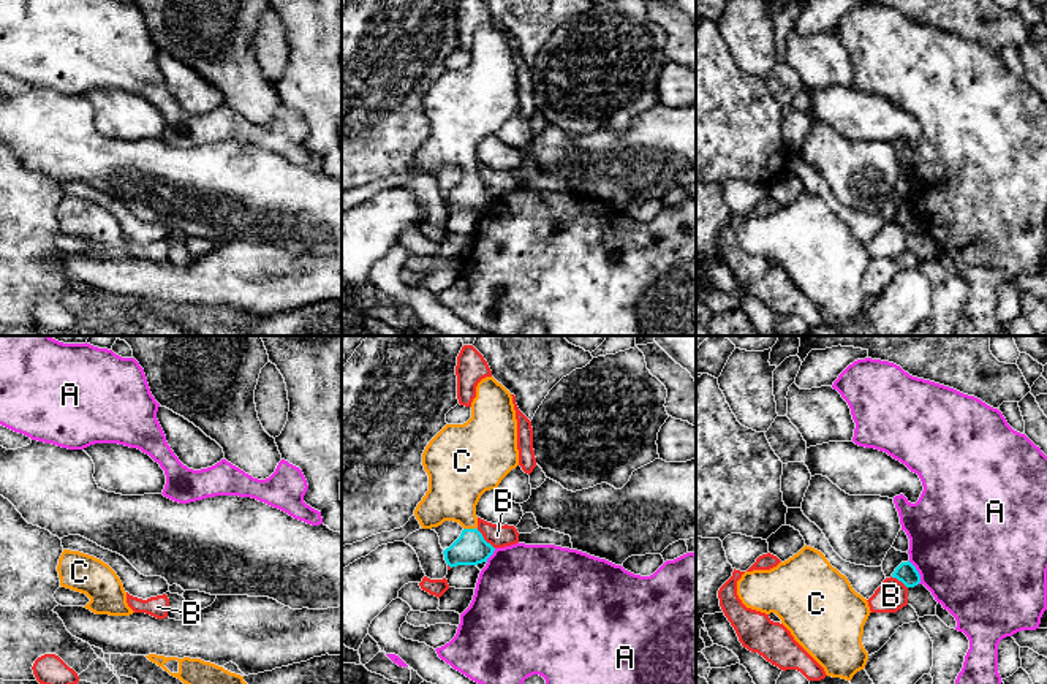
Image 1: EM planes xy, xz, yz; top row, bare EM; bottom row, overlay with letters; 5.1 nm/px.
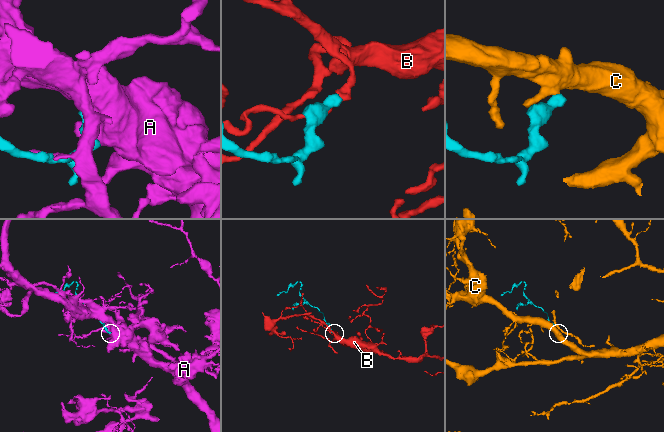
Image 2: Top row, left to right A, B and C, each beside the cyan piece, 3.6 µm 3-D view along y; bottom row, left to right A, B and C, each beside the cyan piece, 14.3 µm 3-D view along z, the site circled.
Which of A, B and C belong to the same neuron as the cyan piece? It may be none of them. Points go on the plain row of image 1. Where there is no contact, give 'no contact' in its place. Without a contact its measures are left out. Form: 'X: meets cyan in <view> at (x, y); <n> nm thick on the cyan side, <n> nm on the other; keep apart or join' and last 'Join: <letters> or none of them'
A: meets cyan in yz at (918, 217); 100 nm thick on the cyan side, 500 nm on the other; keep apart
B: meets cyan in xz at (483, 184); 170 nm thick on the cyan side, 110 nm on the other; keep apart
C: meets cyan in xz at (470, 174); 170 nm thick on the cyan side, 280 nm on the other; join
Join: C

